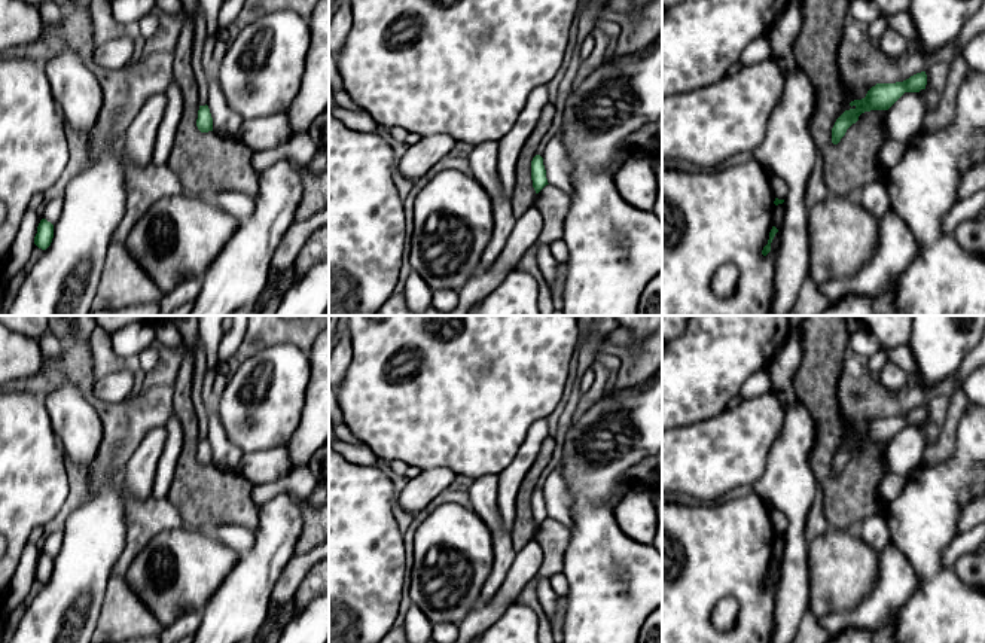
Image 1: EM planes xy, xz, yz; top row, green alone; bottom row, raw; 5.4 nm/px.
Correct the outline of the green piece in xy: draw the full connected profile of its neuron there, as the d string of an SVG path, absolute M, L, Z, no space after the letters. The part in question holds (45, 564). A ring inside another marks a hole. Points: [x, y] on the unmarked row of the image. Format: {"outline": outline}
{"outline": "M42 552L37 560L34 578L39 582L46 583L51 579L52 572L54 572L54 558L51 555L48 555L46 552Z"}

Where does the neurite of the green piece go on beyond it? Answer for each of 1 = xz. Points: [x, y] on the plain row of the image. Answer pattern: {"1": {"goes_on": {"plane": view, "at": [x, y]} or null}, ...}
{"1": {"goes_on": null}}

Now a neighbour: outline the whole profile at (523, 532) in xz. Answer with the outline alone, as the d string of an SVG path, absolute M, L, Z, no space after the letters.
M552 436L546 438L540 447L536 461L527 472L515 499L515 524L512 527L512 546L515 551L524 548L534 539L536 524L531 514L531 494L537 488L539 479L548 466L555 448Z

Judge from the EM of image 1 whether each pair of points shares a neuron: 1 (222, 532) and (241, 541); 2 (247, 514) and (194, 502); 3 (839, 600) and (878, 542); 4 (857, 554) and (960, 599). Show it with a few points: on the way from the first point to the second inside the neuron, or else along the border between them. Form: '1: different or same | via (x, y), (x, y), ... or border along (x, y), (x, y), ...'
1: same | via (226, 535), (237, 538)
2: same | via (234, 506), (229, 502), (207, 502)
3: different | border along (854, 530), (878, 552)
4: different | border along (880, 552), (875, 585), (865, 596)

